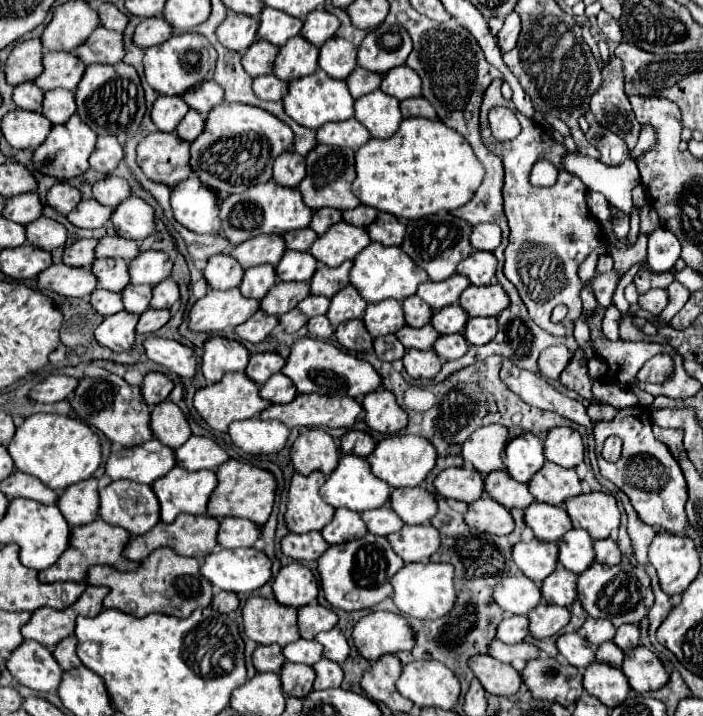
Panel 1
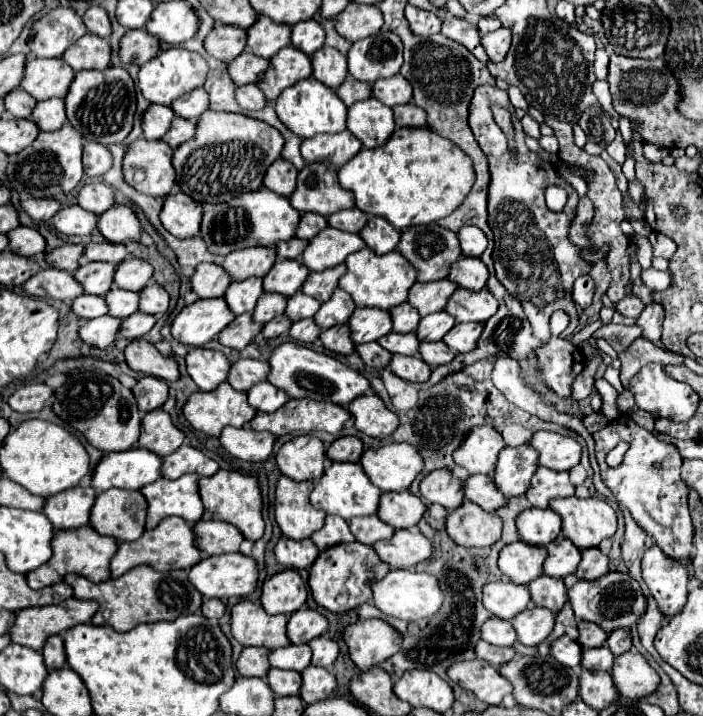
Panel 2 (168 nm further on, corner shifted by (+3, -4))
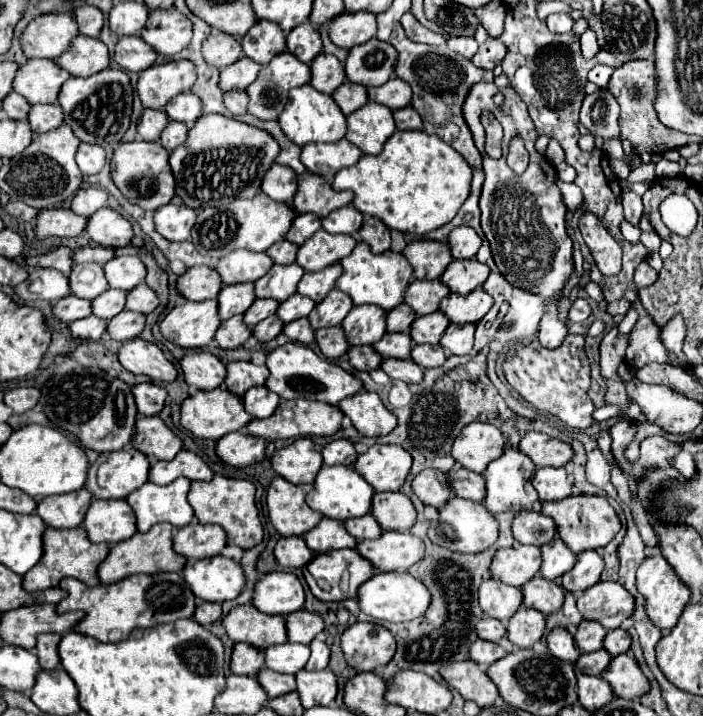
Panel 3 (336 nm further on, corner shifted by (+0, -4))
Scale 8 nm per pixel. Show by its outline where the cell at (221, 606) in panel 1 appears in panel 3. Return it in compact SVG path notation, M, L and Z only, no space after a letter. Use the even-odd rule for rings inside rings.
M198 602L196 606L196 612L194 612L194 620L198 620L198 624L202 626L210 626L214 624L216 620L220 620L222 616L222 606L216 604L216 602Z

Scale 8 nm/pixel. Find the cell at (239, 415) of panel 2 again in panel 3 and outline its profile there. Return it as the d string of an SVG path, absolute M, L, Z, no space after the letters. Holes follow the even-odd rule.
M214 388L214 390L198 390L192 396L188 396L182 402L182 414L180 414L180 424L190 430L194 436L198 438L206 438L206 440L218 440L228 432L234 430L242 430L248 422L252 420L252 416L244 410L244 402L240 396L228 392L226 388Z

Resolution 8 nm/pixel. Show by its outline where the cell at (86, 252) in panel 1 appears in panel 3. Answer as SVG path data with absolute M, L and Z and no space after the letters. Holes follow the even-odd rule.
M56 248L50 250L42 256L26 256L28 266L40 266L40 268L54 268L60 270L62 274L70 274L72 270L72 258L70 258L70 248Z

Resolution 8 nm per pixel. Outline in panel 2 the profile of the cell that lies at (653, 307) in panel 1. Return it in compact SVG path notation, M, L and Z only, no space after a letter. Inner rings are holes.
M635 294L625 296L623 300L617 302L617 312L621 312L623 316L631 316L631 318L637 318L643 312L643 308L645 308L645 304Z

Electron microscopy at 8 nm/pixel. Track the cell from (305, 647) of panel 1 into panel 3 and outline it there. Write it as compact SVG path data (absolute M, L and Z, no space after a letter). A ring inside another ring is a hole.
M280 644L280 646L270 646L264 650L264 660L266 668L274 672L284 672L284 674L296 674L306 666L310 658L310 648L304 644Z

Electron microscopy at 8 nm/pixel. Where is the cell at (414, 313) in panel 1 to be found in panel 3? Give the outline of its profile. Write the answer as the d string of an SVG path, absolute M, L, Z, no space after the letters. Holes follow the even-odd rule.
M400 304L386 314L386 330L388 332L408 332L416 314L408 304Z

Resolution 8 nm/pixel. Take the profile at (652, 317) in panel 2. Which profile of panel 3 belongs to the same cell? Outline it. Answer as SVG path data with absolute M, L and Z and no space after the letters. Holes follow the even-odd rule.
M650 316L640 318L630 332L630 342L626 348L626 364L640 370L650 362L656 362L656 364L668 362L666 348L660 342L658 334L660 334L660 328L654 322L650 322Z

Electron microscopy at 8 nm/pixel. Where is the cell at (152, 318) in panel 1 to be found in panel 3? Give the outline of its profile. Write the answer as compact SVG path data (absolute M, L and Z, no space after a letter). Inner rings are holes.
M124 310L122 314L116 314L108 322L106 330L108 330L108 334L110 334L112 340L126 342L126 340L136 338L144 330L144 320L146 320L144 314L134 314L134 312Z

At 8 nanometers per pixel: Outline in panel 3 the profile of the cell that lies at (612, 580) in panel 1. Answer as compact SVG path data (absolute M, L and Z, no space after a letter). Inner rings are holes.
M598 582L578 598L578 610L586 620L596 620L604 628L612 630L612 628L618 628L626 618L632 616L634 598L632 598L632 594L626 592L624 586L620 586L620 582Z

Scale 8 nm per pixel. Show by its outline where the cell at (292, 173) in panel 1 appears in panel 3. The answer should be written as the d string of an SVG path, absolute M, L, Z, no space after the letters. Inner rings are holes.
M274 164L262 178L262 192L276 200L276 202L288 202L294 198L296 194L296 184L298 176L294 174L294 170L290 170L288 166L282 164Z

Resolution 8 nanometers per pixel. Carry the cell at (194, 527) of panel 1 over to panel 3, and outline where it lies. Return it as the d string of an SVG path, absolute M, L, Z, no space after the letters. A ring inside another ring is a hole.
M154 524L146 534L136 532L128 540L118 542L110 548L106 560L98 566L98 578L102 584L114 584L122 578L128 578L132 574L154 574L154 572L180 572L186 564L184 556L178 556L172 550L172 526L168 524Z

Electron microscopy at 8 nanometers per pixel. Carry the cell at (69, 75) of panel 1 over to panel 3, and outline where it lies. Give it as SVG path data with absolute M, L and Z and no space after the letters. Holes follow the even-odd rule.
M28 60L18 68L14 78L14 92L22 94L30 104L56 102L62 84L70 78L66 70L56 66L52 60Z

